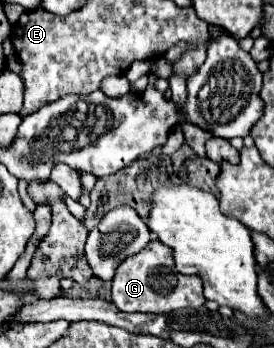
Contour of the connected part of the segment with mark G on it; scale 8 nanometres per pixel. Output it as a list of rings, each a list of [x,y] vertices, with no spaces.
[[[159,240],[149,242],[145,250],[141,250],[135,256],[125,258],[121,266],[117,268],[117,274],[113,278],[113,290],[111,290],[113,304],[123,312],[171,312],[179,308],[201,308],[205,304],[201,278],[197,276],[185,276],[175,268],[173,250]]]

